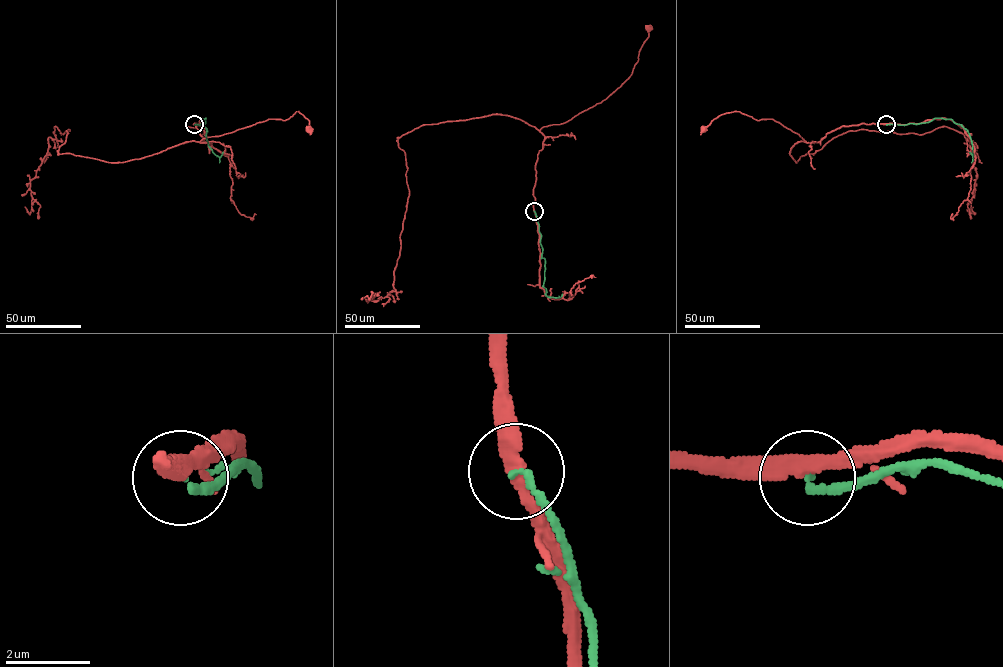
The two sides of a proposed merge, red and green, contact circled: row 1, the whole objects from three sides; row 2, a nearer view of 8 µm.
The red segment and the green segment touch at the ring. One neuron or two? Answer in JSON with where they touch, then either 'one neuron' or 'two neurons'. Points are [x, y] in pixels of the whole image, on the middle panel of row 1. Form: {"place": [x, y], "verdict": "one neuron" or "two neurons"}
{"place": [534, 211], "verdict": "two neurons"}

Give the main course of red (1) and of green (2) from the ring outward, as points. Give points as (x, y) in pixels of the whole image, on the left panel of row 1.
1: (194, 124), (205, 142), (200, 142), (269, 119), (286, 120), (298, 111), (309, 121), (309, 129)
2: (194, 124), (199, 125), (205, 118), (203, 126), (209, 147), (220, 157), (223, 152)

